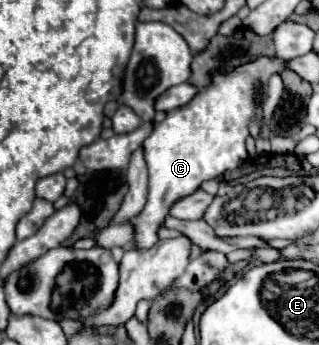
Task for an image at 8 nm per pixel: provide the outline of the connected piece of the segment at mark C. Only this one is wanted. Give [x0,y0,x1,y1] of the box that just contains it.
[130,57,286,249]

